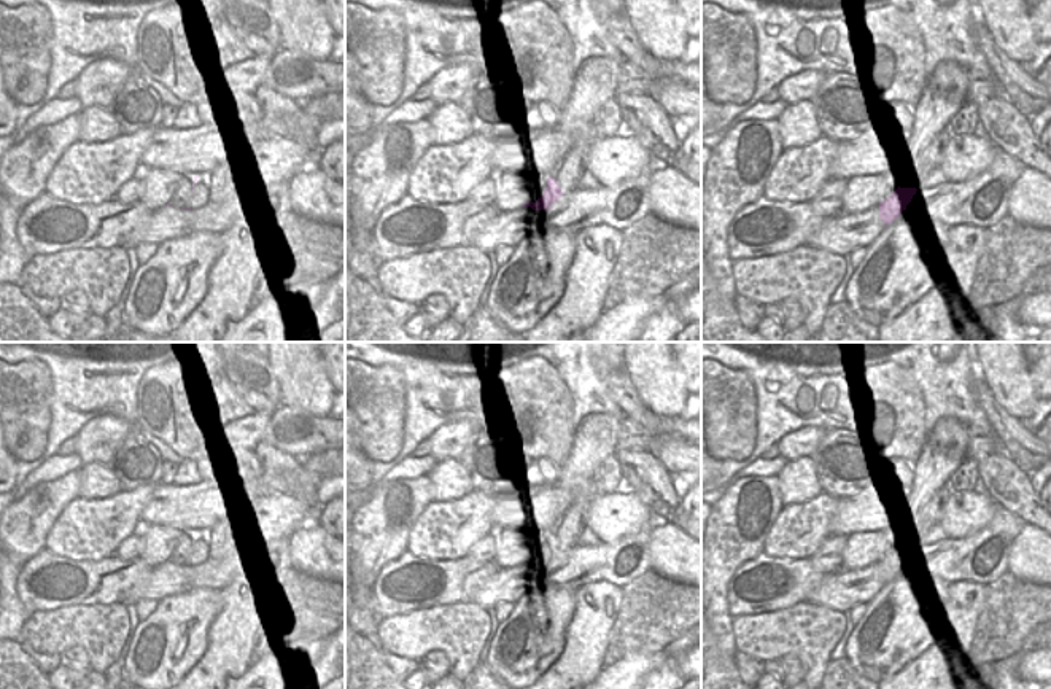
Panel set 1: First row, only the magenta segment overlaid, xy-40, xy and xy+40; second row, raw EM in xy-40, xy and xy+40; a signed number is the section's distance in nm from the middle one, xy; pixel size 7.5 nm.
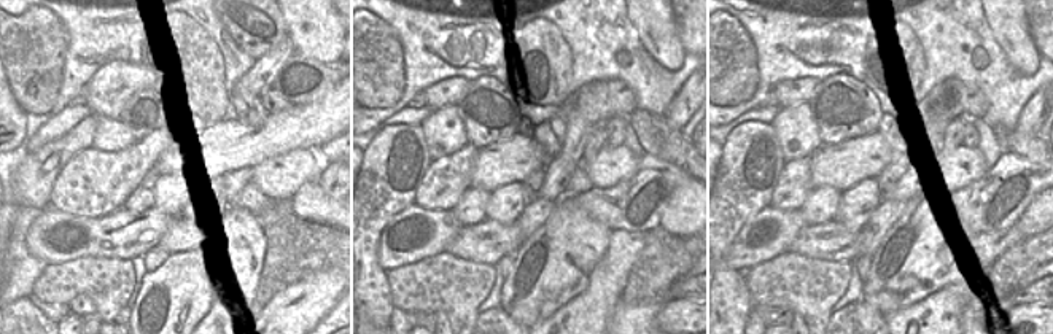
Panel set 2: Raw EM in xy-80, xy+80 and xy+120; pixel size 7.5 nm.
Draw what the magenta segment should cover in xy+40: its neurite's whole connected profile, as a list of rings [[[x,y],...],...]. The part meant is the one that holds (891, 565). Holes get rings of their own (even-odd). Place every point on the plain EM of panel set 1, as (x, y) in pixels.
[[[897,544],[892,552],[886,557],[882,557],[879,563],[879,573],[887,582],[889,579],[895,578],[903,566],[906,566],[906,562],[911,559],[913,552],[916,551],[916,544]]]

